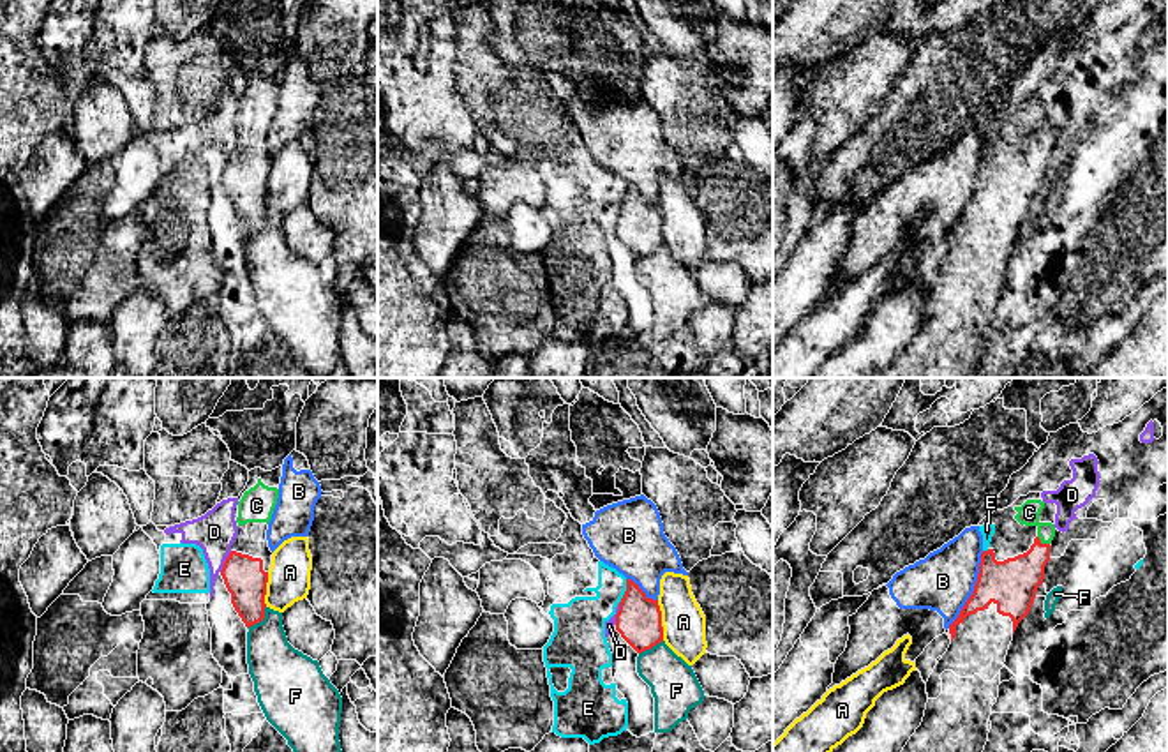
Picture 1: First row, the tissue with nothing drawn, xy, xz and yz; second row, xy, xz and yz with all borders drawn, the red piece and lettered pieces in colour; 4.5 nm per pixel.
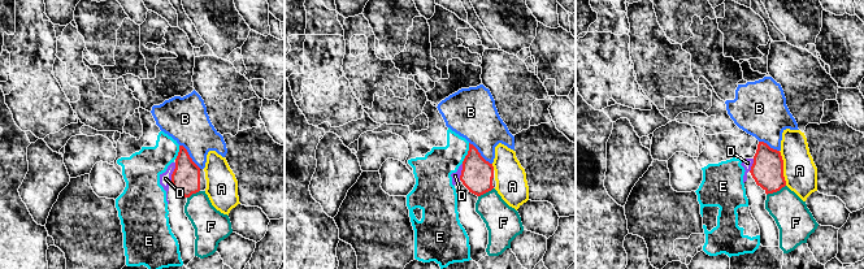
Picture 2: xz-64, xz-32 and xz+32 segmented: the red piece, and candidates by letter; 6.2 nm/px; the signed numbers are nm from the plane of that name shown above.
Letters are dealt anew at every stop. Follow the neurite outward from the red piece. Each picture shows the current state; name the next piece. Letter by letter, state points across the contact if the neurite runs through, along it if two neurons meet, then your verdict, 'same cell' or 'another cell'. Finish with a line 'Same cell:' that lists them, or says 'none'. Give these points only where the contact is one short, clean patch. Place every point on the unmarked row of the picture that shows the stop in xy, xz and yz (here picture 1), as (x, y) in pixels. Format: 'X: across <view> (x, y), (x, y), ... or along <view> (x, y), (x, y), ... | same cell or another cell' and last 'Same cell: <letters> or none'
A: along xz (657, 205), (664, 244) | another cell
B: along yz (983, 156), (974, 195), (948, 232) | another cell
C: across yz (1011, 189), (1031, 170), (1043, 149), (1043, 135), (1029, 117) | same cell
D: along xy (232, 156), (219, 175) | another cell
E: along xz (627, 184), (627, 195), (618, 207) | another cell
F: along xy (265, 210), (265, 219), (247, 232) | another cell
Same cell: C

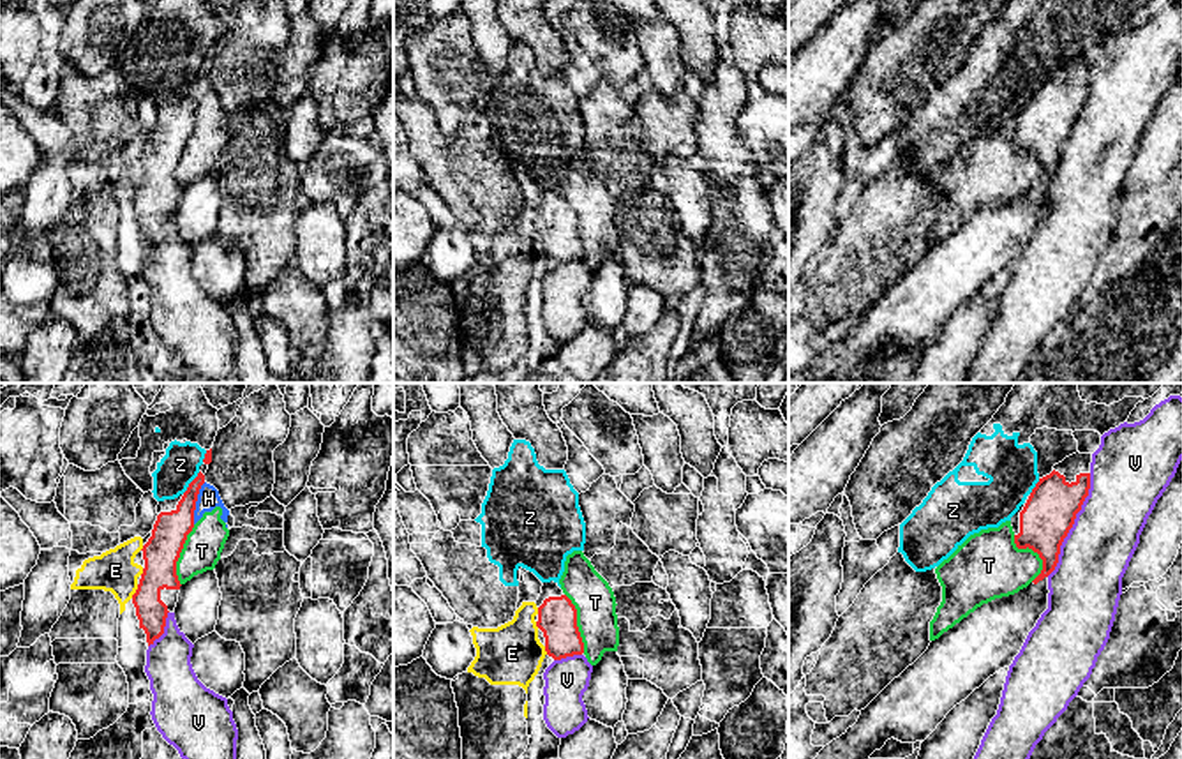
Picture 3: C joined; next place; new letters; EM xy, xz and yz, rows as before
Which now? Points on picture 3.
E: along xy (138, 189), (131, 202) | another cell
H: along xy (205, 87), (198, 97), (193, 127) | another cell
T: along yz (1013, 140), (1018, 152), (1031, 152), (1041, 165), (1032, 186) | another cell
V: another cell
Z: along xy (200, 76), (182, 97) | another cell
Same cell: none

